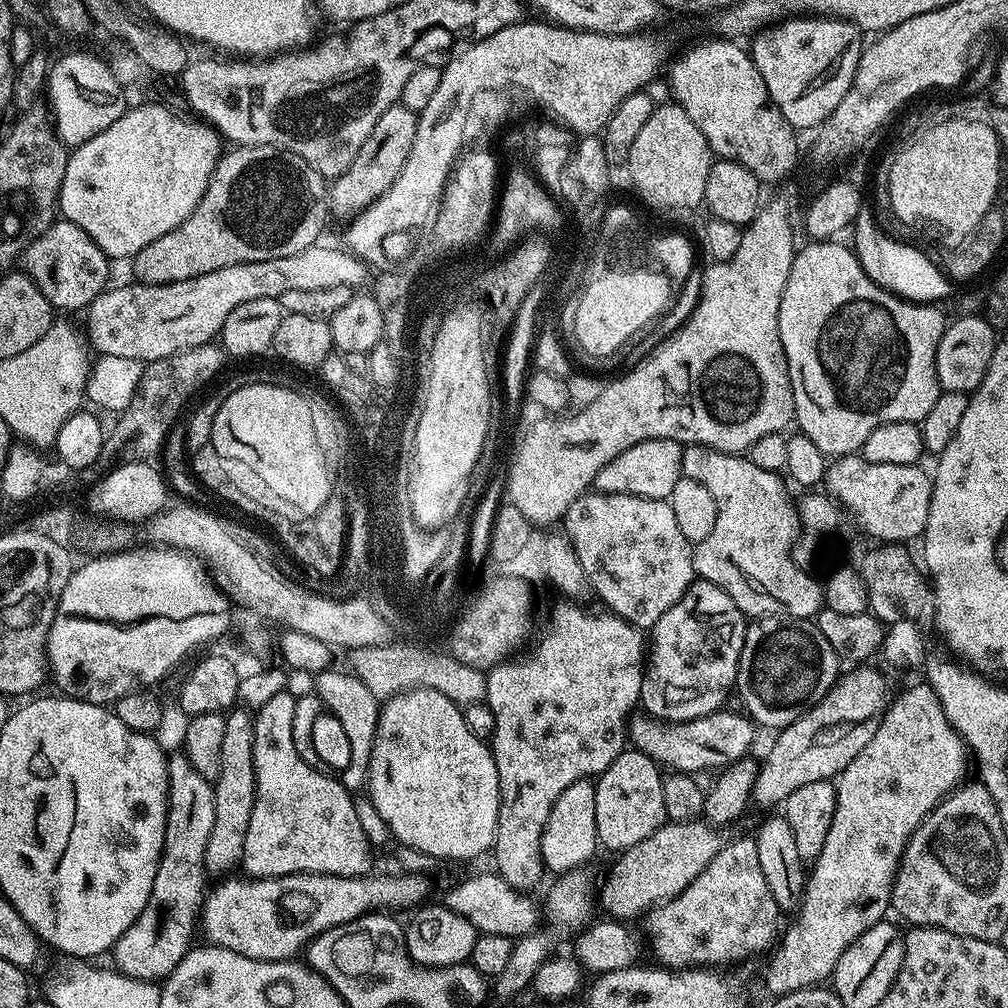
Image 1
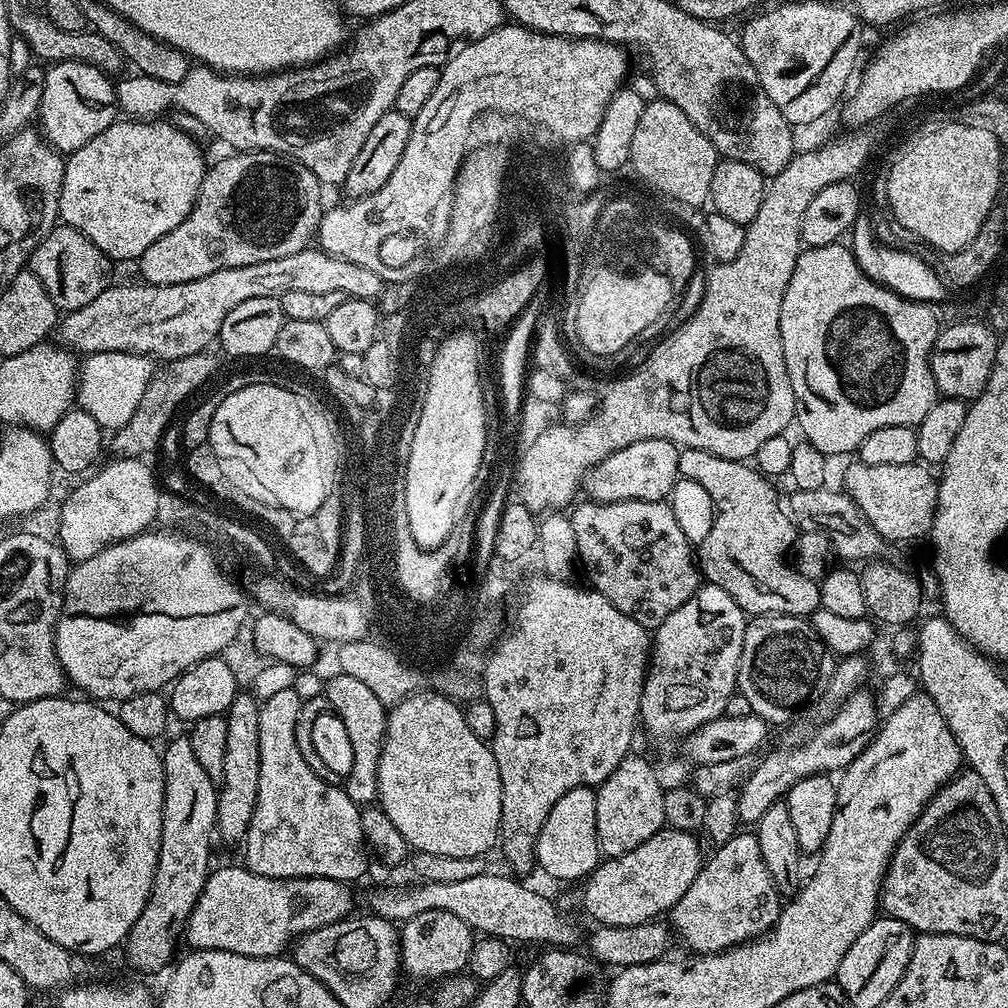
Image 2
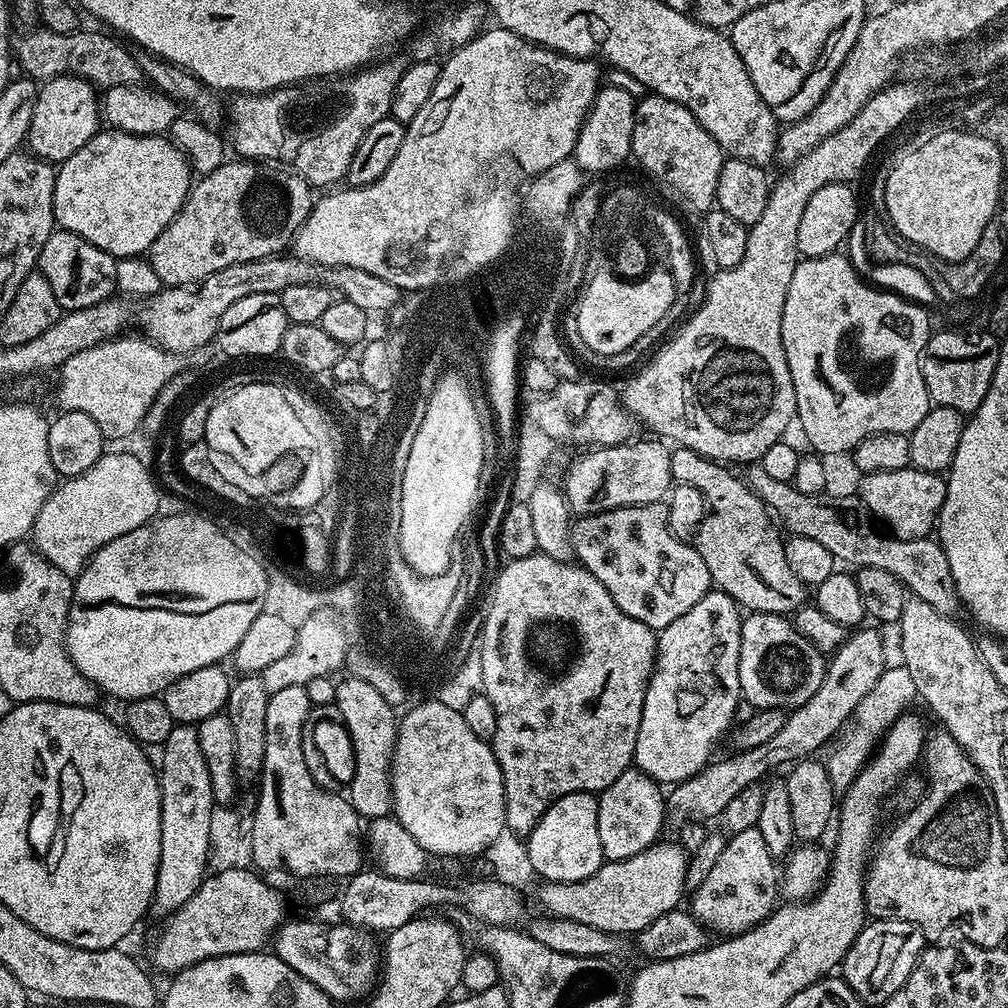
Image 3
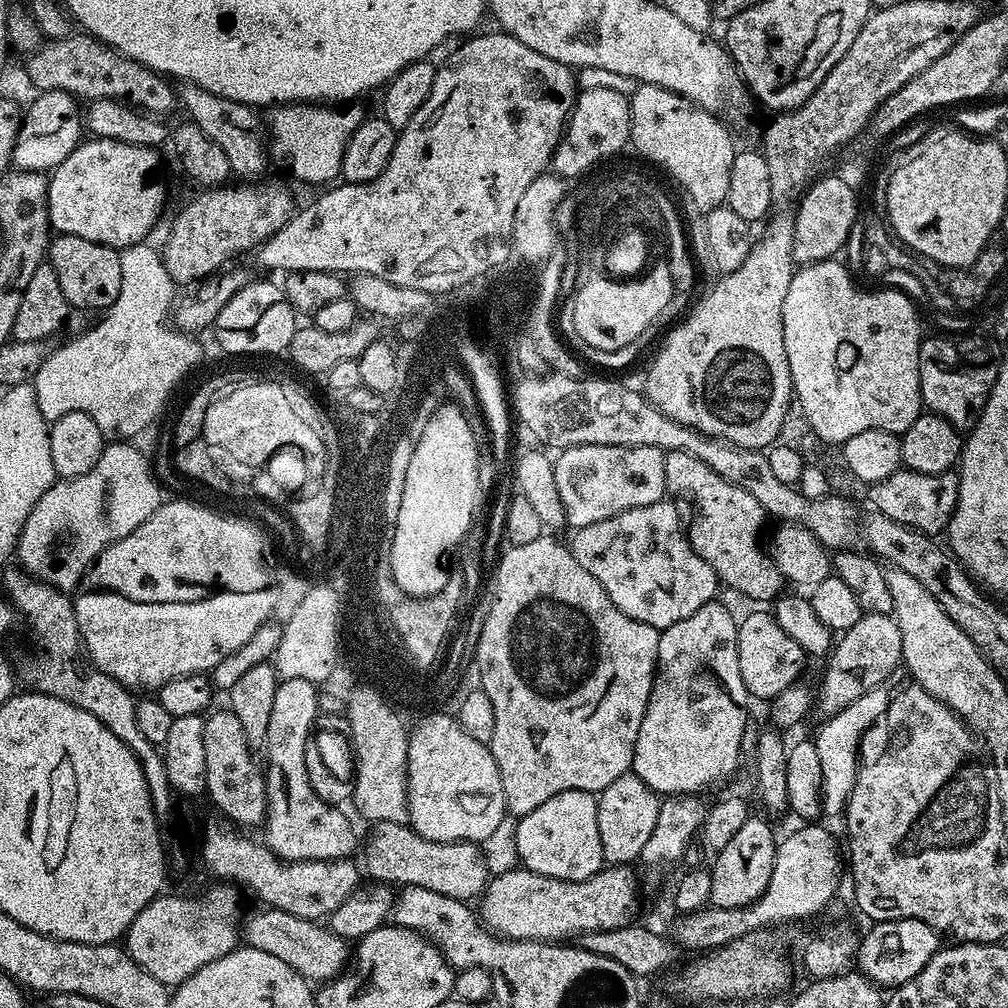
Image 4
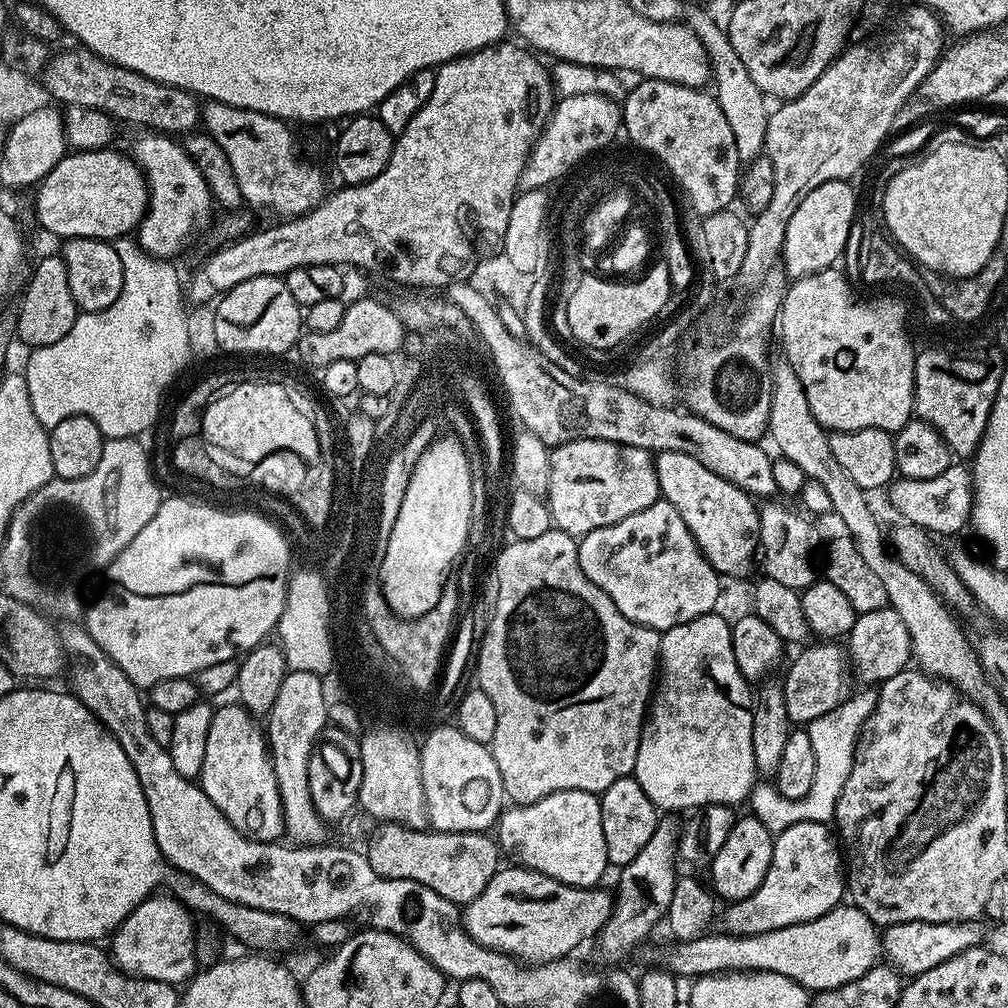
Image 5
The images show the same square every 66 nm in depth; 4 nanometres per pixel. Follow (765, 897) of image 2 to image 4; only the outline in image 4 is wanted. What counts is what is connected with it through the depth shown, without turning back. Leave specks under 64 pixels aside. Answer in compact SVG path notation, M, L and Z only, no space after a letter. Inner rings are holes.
M756 814L749 815L748 820L742 822L738 834L734 834L734 838L730 838L730 842L726 842L726 846L722 846L722 850L715 853L713 860L716 861L710 864L712 874L711 903L717 908L746 908L759 899L766 890L766 886L770 886L770 874L774 874L777 843L778 836L772 833L771 826L766 821L759 820Z

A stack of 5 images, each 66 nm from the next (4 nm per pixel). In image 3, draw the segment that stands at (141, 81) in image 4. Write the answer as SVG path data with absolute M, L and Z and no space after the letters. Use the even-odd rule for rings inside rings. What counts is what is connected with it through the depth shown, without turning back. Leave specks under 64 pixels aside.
M43 26L37 27L37 32L28 32L20 41L14 44L14 60L27 79L35 82L43 82L45 80L53 80L55 76L80 76L83 80L89 80L97 89L107 90L118 86L139 85L142 80L142 73L136 56L128 53L123 48L125 45L121 43L115 35L104 32L87 32L81 30L71 32L70 34L54 34L49 28Z

